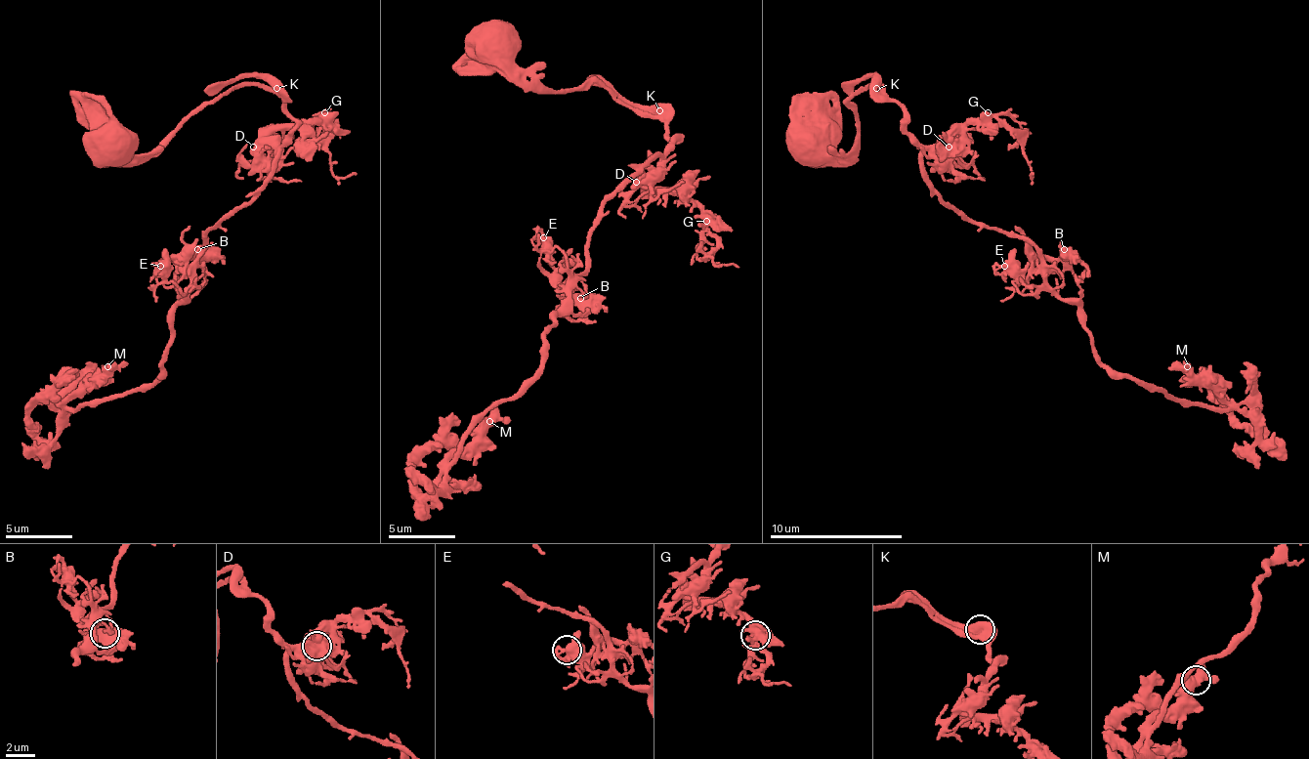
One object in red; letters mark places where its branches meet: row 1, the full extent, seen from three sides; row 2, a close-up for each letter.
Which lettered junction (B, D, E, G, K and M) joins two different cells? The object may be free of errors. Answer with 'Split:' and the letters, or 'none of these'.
Split: none of these

